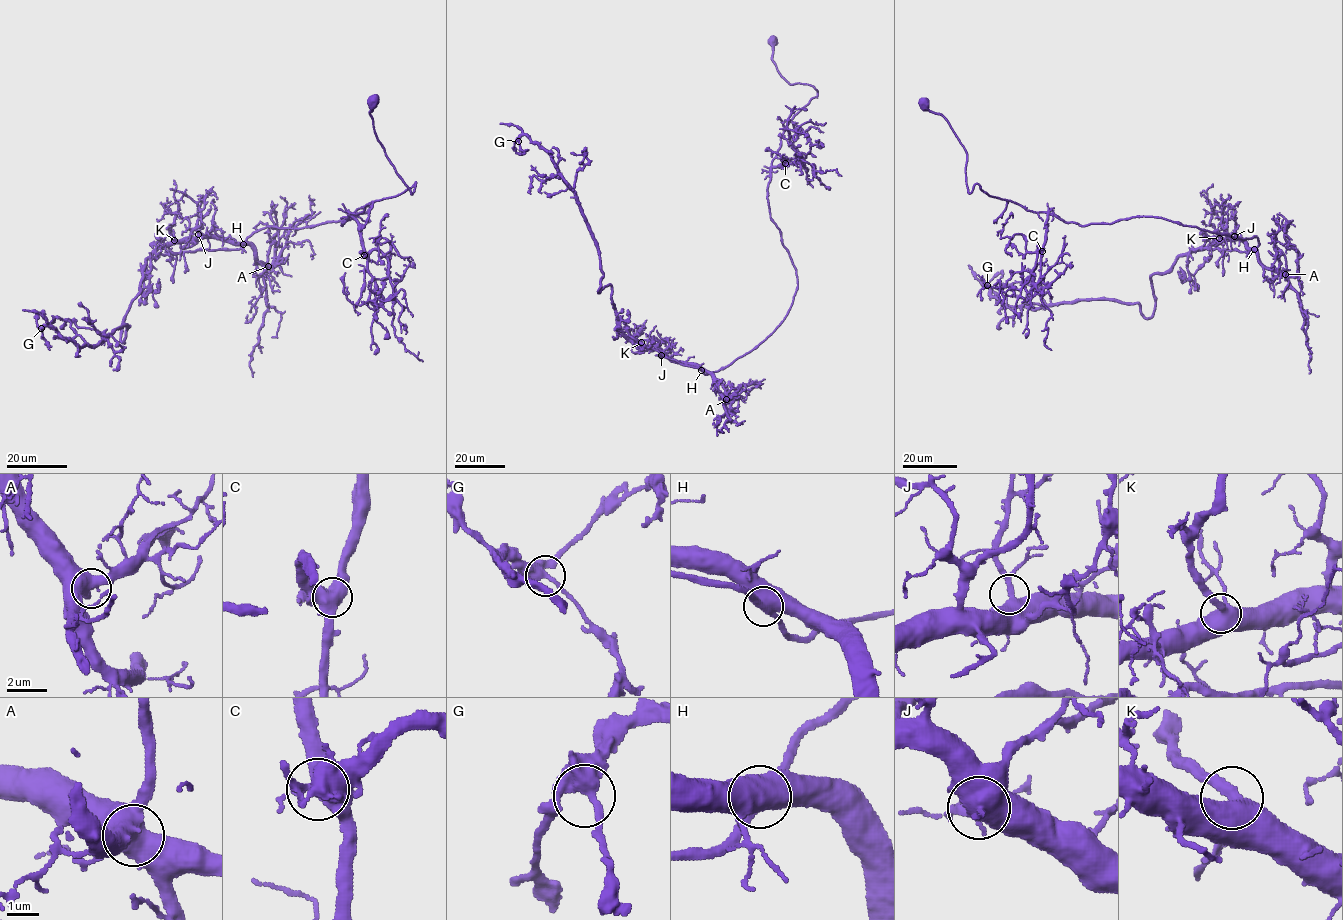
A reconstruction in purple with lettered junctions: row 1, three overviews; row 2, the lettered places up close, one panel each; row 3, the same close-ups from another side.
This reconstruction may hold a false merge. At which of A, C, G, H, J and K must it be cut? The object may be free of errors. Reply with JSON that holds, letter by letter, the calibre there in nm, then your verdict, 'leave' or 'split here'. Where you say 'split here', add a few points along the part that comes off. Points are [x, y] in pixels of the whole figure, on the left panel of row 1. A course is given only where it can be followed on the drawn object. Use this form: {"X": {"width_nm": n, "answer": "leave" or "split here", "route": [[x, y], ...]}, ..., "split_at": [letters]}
{"A": {"width_nm": 480, "answer": "leave"}, "C": {"width_nm": 550, "answer": "leave"}, "G": {"width_nm": 420, "answer": "leave"}, "H": {"width_nm": 500, "answer": "split here", "route": [[243, 244], [264, 228], [313, 227], [369, 206], [342, 225], [415, 182], [411, 194], [376, 135], [375, 95]]}, "J": {"width_nm": 360, "answer": "leave"}, "K": {"width_nm": 400, "answer": "leave"}, "split_at": ["H"]}

